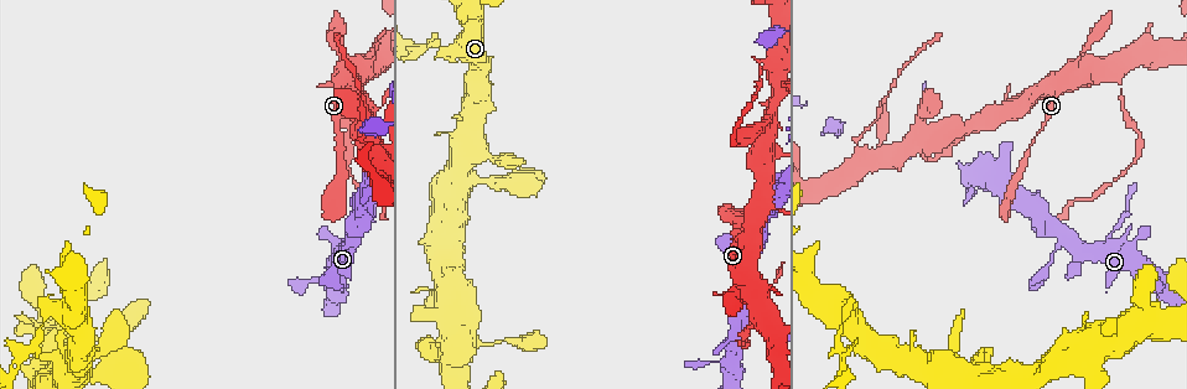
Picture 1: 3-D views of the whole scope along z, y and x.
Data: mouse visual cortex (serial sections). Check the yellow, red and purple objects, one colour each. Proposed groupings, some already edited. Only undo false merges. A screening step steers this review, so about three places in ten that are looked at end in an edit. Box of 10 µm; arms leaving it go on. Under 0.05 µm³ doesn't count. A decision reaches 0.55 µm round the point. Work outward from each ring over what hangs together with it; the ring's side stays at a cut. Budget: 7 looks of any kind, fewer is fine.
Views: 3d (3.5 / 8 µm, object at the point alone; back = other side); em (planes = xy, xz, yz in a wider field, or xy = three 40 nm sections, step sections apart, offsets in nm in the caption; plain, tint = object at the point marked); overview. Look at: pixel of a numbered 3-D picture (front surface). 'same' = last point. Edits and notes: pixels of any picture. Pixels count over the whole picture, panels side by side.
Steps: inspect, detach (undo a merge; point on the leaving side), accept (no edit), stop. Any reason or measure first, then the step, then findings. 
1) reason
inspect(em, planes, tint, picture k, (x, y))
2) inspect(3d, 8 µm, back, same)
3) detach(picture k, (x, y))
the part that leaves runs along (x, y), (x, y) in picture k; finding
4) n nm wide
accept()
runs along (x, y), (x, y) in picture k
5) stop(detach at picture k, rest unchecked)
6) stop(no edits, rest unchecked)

sudden change in width
inspect(3d, 3.5 µm, back, picture 1, (1116, 77))

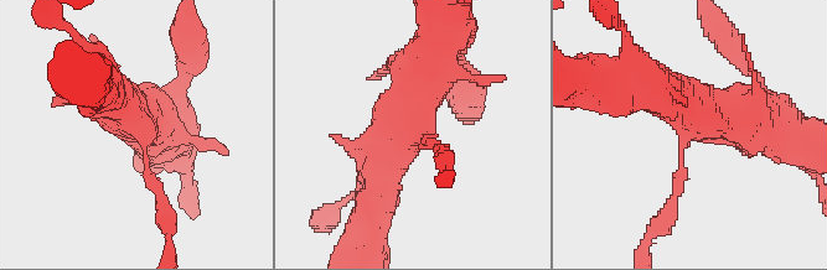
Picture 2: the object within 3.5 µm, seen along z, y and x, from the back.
need the tissue
inspect(em, xy, step 5, tint, picture 2, (686, 134))

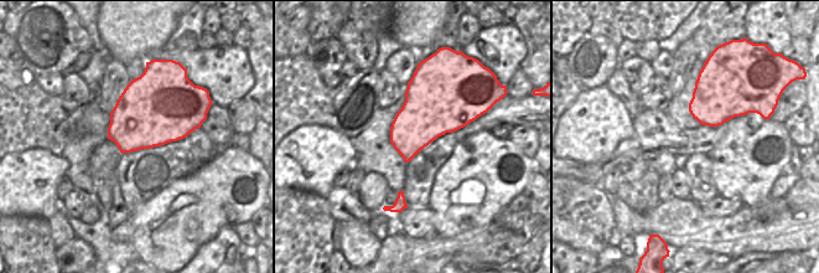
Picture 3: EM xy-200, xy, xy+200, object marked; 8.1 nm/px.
detach(picture 2, (158, 191))
the part that leaves runs along (144, 152), (166, 211), (170, 252) in picture 2; two cells meet here

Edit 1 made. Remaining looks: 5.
thick turns thin
inspect(3d, 3.5 µm, picture 1, (518, 182))

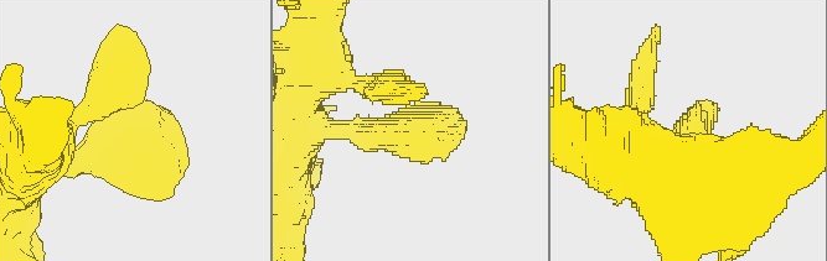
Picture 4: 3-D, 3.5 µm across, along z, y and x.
inspect(em, xy, step 2, tint, picture 4, (405, 133))

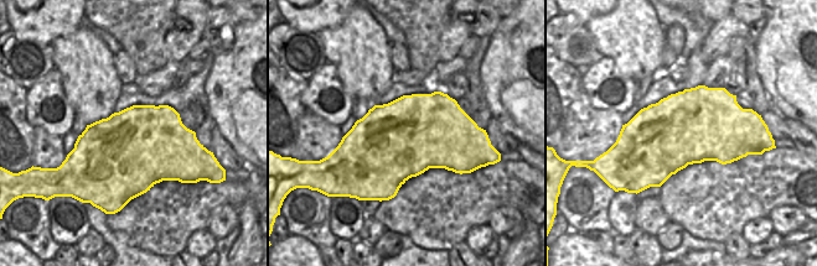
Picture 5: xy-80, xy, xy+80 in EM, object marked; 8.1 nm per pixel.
accept()
runs along (51, 166), (146, 140), (177, 184) in picture 4; all the same cell

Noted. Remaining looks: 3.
sudden change in width
inspect(3d, 3.5 µm, picture 1, (437, 41))

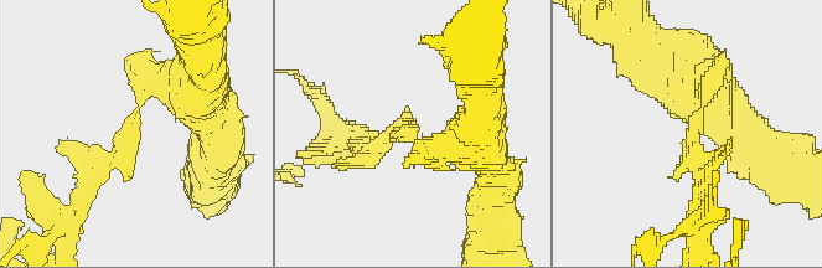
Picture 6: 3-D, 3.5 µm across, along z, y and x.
shape alone is not enough
inspect(em, xy, step 2, tint, picture 6, (413, 130))

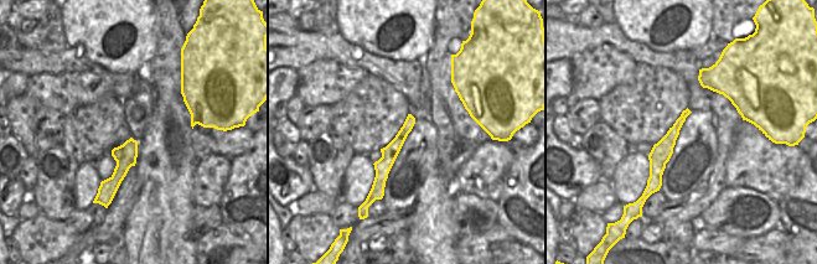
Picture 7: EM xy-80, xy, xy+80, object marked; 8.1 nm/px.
another direction
inspect(em, xy, step 3, tint, same)

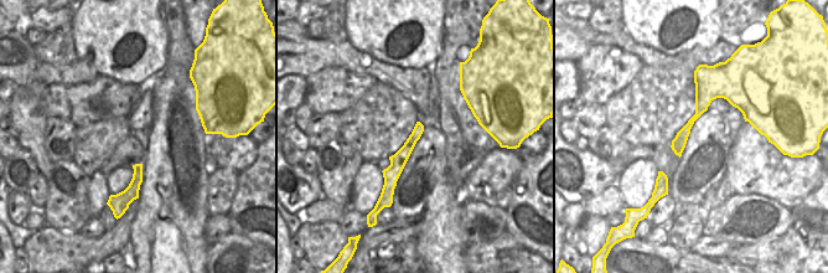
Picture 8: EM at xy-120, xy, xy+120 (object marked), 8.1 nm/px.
detach(picture 6, (130, 149))
the part that leaves runs along (135, 113), (115, 163), (78, 216) in picture 6; two cells meet here

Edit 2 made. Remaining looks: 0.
stop(detach at picture 2, detach at picture 6, rest unchecked)

